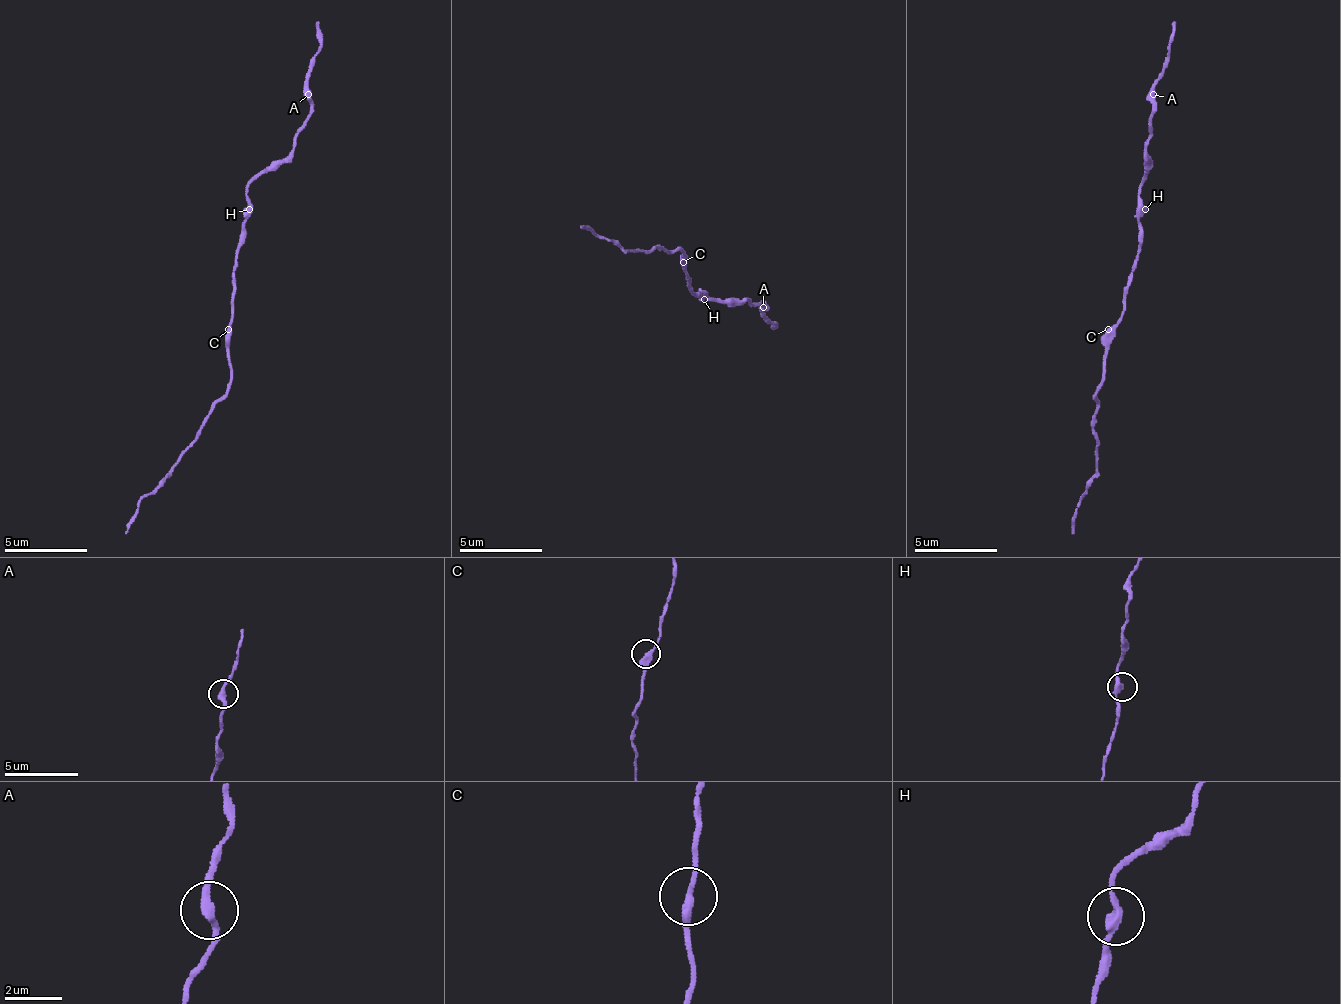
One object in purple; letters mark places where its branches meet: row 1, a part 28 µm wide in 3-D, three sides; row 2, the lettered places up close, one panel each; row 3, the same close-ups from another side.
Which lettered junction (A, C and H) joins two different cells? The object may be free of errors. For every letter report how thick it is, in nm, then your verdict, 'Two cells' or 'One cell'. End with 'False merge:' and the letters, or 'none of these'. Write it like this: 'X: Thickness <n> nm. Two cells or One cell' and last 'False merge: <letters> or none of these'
A: Thickness 300 nm. One cell
C: Thickness 320 nm. One cell
H: Thickness 300 nm. One cell
False merge: none of these

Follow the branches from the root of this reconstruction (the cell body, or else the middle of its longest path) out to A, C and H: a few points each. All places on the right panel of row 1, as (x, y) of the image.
A: (1129, 280), (1137, 255), (1145, 139), (1149, 134), (1154, 93)
C: (1129, 280), (1125, 313), (1108, 329)
H: (1129, 280), (1133, 259), (1137, 255), (1137, 222), (1145, 209)

